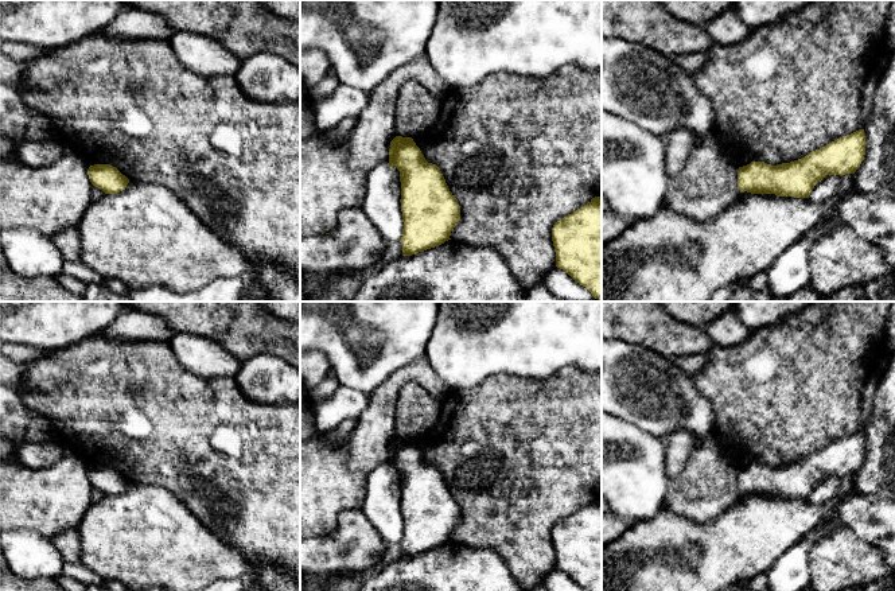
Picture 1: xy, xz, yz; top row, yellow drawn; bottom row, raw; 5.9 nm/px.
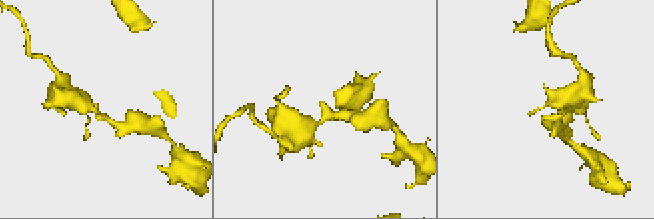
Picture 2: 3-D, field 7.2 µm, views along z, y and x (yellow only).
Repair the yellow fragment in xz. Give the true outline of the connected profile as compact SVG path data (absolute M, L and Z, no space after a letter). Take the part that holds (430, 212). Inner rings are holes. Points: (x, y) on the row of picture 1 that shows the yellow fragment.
M409 79L400 88L394 109L396 137L390 141L389 163L400 171L402 211L402 256L439 246L451 240L451 232L460 221L460 206L450 191L436 164L428 163L413 139L441 118L441 98L432 94L421 82Z

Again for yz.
M859 129L790 163L771 166L764 162L751 162L739 167L716 136L693 135L694 147L684 170L678 175L670 176L665 206L701 223L715 219L733 205L744 191L762 195L809 198L814 186L826 175L855 174L864 160L867 147L864 129Z

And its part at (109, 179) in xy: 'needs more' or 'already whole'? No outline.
already whole

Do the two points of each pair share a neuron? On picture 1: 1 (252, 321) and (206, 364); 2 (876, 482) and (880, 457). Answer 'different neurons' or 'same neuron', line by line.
1: different neurons
2: same neuron

